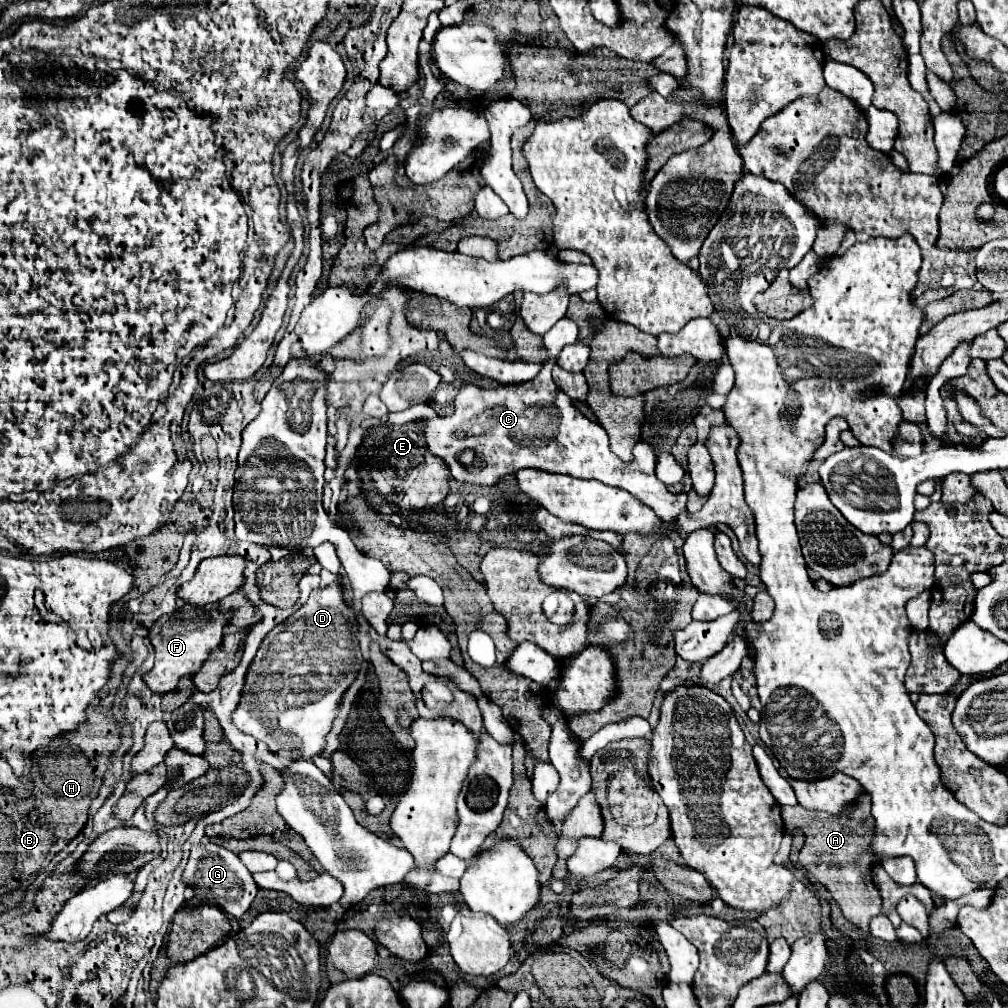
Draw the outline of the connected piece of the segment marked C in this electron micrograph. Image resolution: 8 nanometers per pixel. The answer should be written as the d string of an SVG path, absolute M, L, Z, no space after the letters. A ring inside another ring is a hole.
M562 318L544 334L544 344L546 344L546 350L548 350L550 358L544 362L542 372L534 380L522 382L522 384L498 386L494 390L482 390L482 388L478 388L474 384L462 386L458 390L458 396L456 396L454 414L424 420L424 438L426 438L426 444L428 444L430 452L434 456L438 456L440 460L444 460L444 464L450 470L450 476L454 480L460 480L460 482L472 482L472 484L480 484L480 486L494 486L502 476L514 474L516 470L522 470L522 468L536 468L536 470L544 470L544 472L570 474L574 478L594 478L594 480L600 480L602 484L624 488L626 492L630 492L632 496L636 496L638 500L648 504L656 512L658 518L664 518L664 522L676 522L676 514L682 514L686 510L686 506L688 506L688 496L684 492L682 494L668 492L666 484L662 484L656 478L656 474L654 474L654 466L656 466L654 450L646 442L638 442L634 446L634 460L632 462L622 462L608 448L608 436L602 430L602 426L598 422L588 420L578 408L574 408L572 400L554 384L554 380L550 376L550 370L552 370L558 354L562 352L564 346L574 344L576 340L578 340L576 322L572 322L570 318ZM464 450L474 452L472 464L462 464L458 460L458 454L464 452Z

